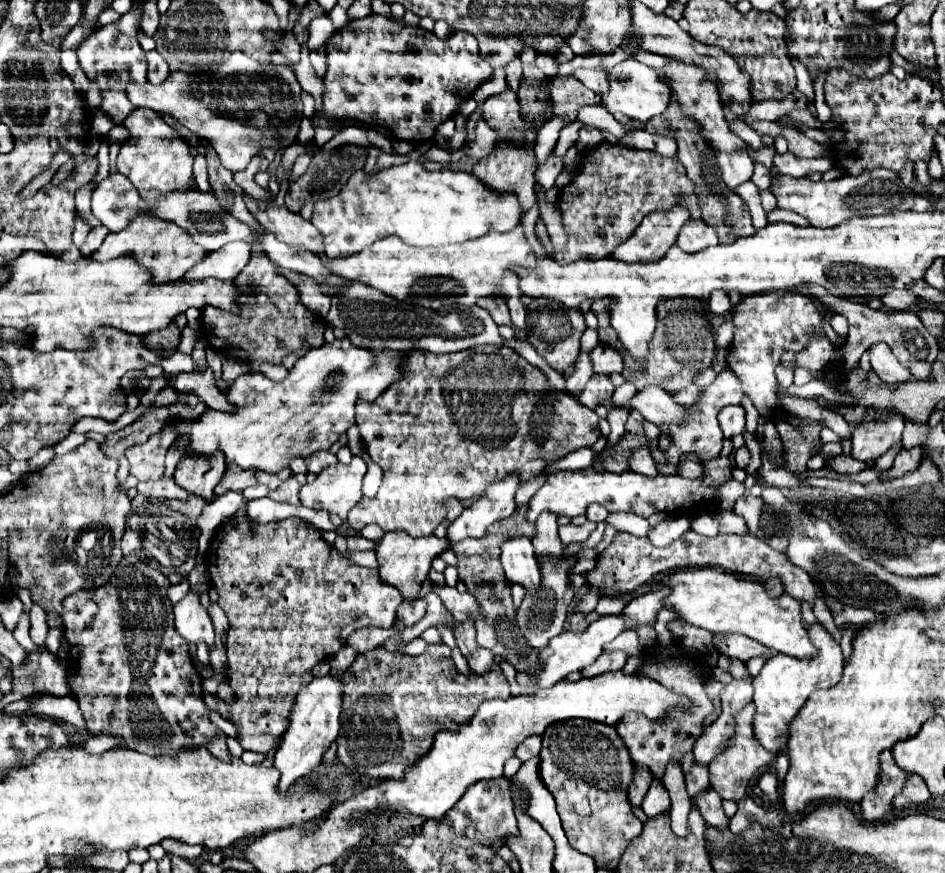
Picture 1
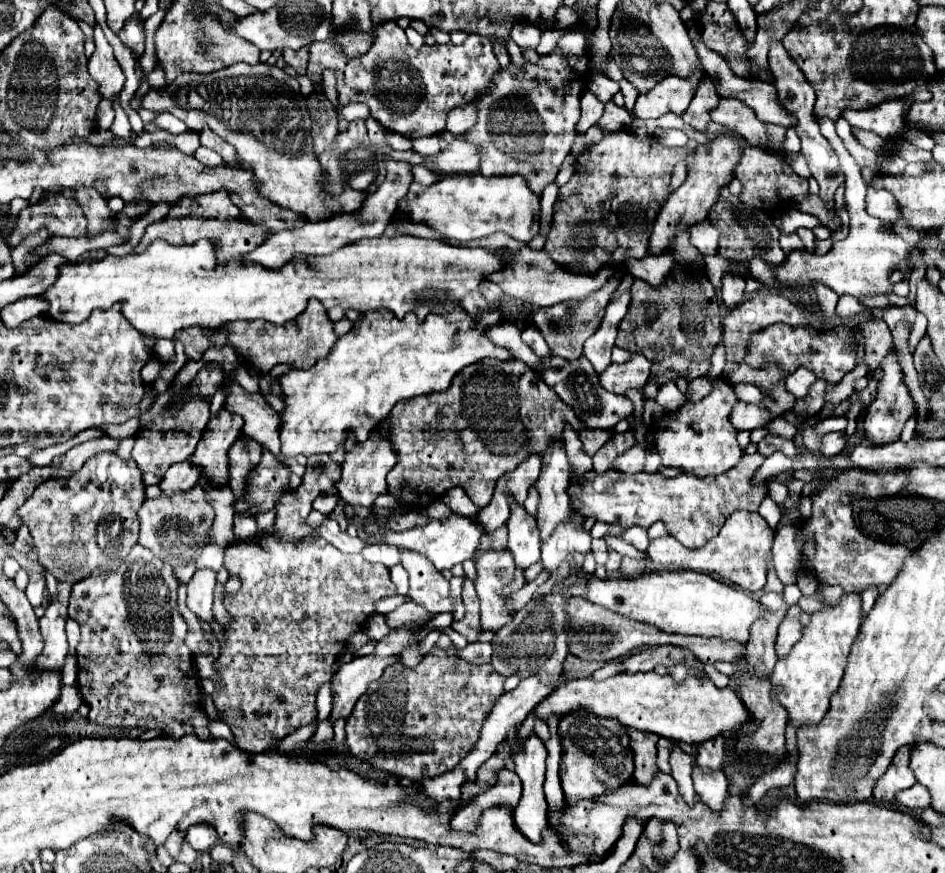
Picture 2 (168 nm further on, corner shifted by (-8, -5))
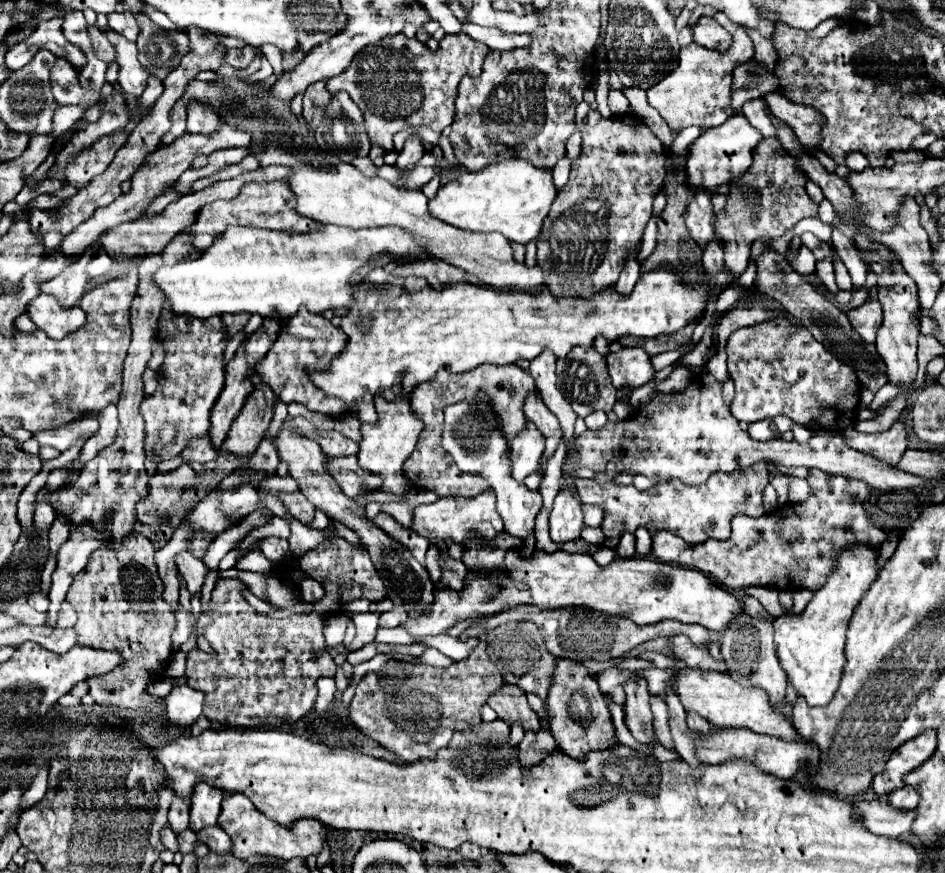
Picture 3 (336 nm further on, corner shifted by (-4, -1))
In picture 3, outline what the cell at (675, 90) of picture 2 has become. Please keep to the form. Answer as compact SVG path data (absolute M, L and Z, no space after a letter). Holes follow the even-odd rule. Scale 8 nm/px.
M738 28L734 32L734 42L726 50L704 48L692 42L690 46L682 48L678 68L672 70L658 84L648 88L648 102L660 112L664 122L674 130L682 130L686 126L700 126L700 128L718 126L734 114L730 108L732 72L738 64L752 60L752 56L754 44L744 28Z

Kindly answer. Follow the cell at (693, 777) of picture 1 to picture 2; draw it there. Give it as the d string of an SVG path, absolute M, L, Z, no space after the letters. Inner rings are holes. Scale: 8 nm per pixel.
M722 736L710 738L706 742L698 744L698 756L696 764L700 768L710 768L710 770L720 770L726 760L726 750L724 750L724 740Z

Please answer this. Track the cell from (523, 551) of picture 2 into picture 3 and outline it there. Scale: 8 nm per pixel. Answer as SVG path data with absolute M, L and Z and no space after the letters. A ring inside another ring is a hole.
M476 392L472 402L466 400L466 402L456 402L452 406L446 406L444 414L446 414L444 432L442 432L444 450L454 458L454 462L462 472L478 474L488 482L488 486L496 492L498 514L504 520L504 530L512 536L526 540L528 534L534 530L534 518L542 508L542 496L540 492L532 492L524 484L512 478L508 440L496 424L496 412L492 408L492 400L488 400L484 392ZM470 406L474 406L476 418L470 418Z

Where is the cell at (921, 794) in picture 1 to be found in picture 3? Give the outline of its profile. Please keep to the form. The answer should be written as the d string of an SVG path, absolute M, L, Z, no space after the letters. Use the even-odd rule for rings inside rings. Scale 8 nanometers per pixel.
M904 786L900 790L894 790L888 796L888 804L892 808L896 808L898 812L910 812L918 806L918 802L920 802L920 794L912 786Z

